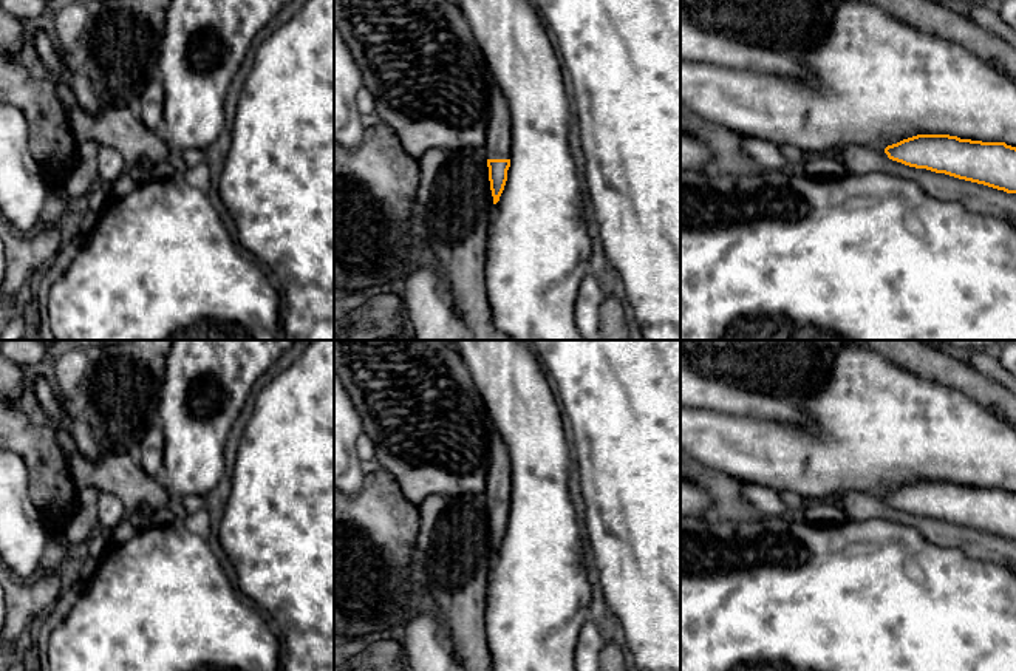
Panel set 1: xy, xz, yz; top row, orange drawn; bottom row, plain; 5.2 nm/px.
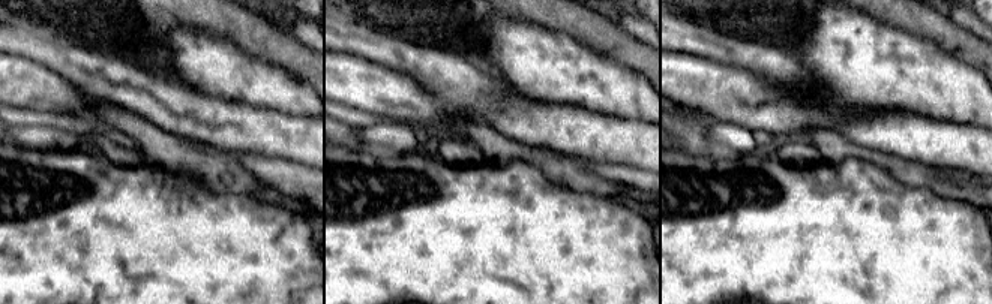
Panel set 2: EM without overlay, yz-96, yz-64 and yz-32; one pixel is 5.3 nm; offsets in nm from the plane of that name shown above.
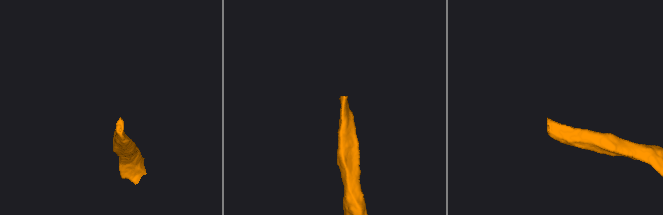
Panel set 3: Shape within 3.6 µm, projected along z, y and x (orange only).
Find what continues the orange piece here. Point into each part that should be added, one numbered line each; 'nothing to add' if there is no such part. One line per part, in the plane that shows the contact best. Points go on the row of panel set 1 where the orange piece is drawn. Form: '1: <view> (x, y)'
1: xz (498, 136)

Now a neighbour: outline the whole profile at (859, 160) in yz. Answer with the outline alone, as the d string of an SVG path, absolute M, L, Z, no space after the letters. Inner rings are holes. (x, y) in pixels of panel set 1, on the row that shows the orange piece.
M847 145L838 153L847 173L864 176L880 172L914 182L939 203L957 203L976 212L999 215L1016 224L1016 193L1007 193L984 184L959 179L926 169L915 169L888 158L885 150Z

